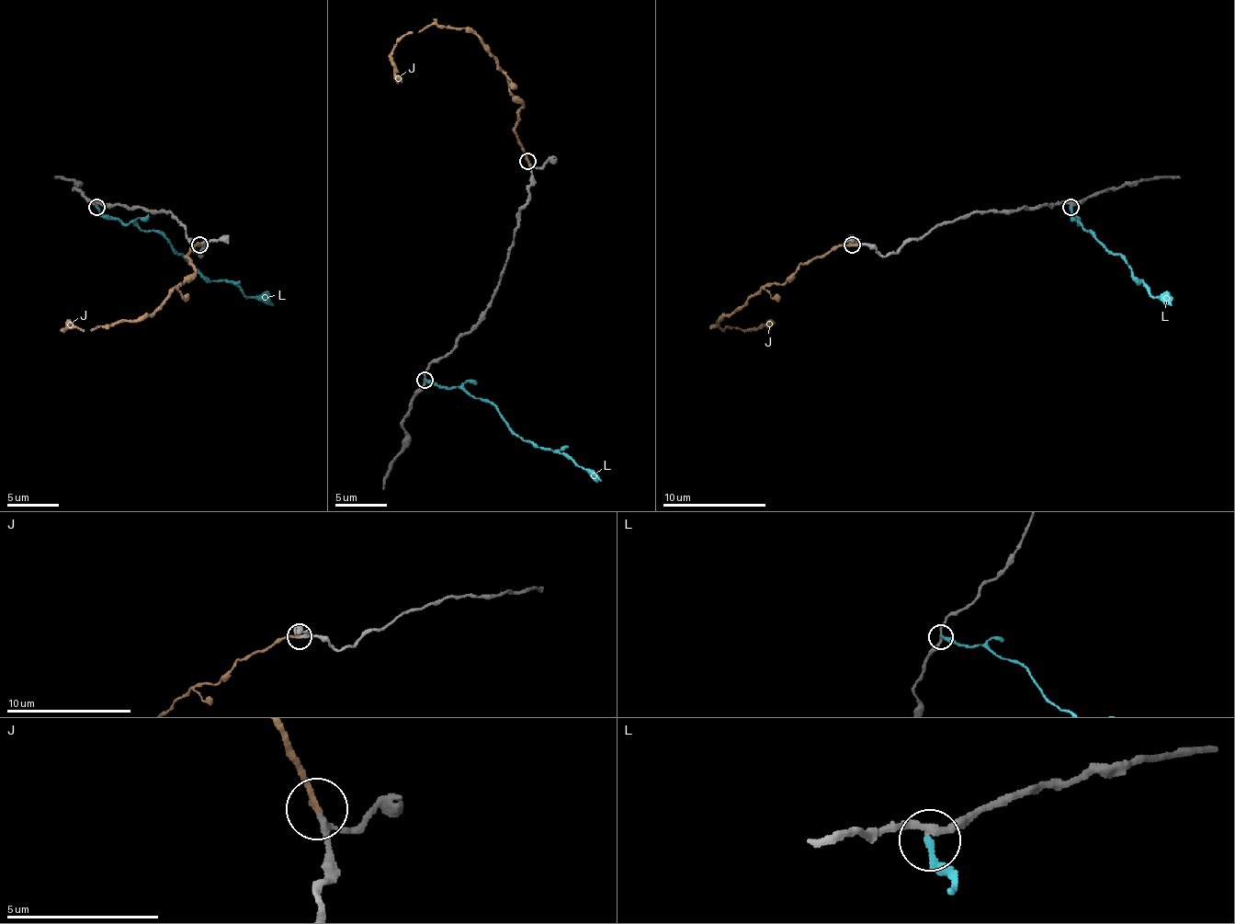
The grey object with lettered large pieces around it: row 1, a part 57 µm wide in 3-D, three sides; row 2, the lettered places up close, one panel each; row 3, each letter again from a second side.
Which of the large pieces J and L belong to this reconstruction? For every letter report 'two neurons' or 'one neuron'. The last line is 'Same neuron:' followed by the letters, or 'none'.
J: one neuron
L: two neurons
Same neuron: J

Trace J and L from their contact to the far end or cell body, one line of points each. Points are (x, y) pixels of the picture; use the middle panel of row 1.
J: (528, 162), (515, 133), (523, 105), (477, 35), (464, 28), (438, 25), (407, 32), (391, 53), (397, 84)
L: (425, 381), (461, 388), (469, 396), (487, 399), (523, 439), (538, 448), (561, 450), (601, 481)

